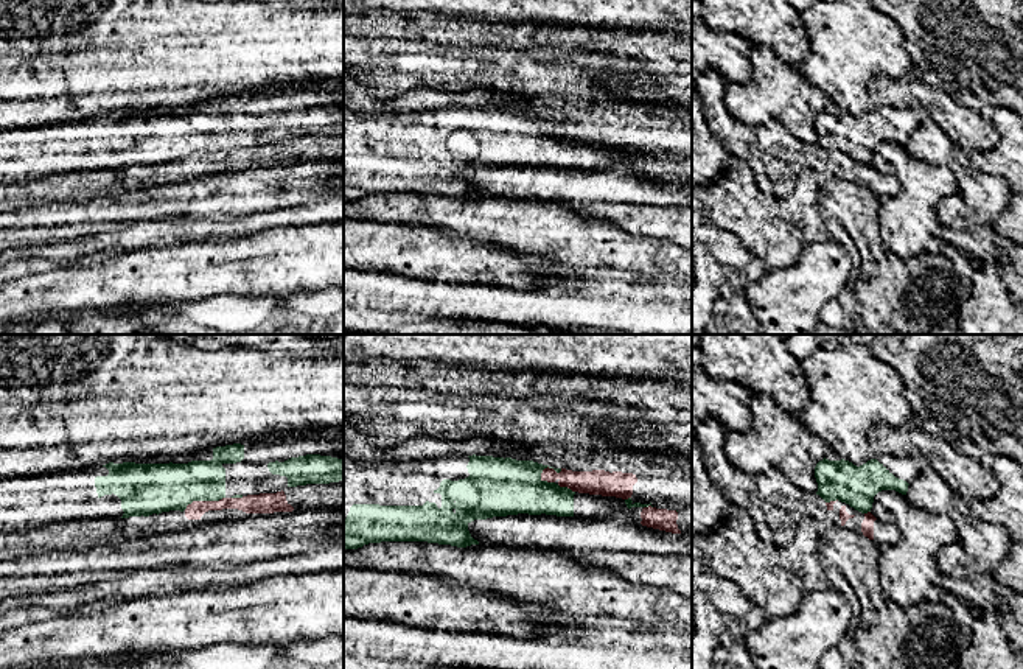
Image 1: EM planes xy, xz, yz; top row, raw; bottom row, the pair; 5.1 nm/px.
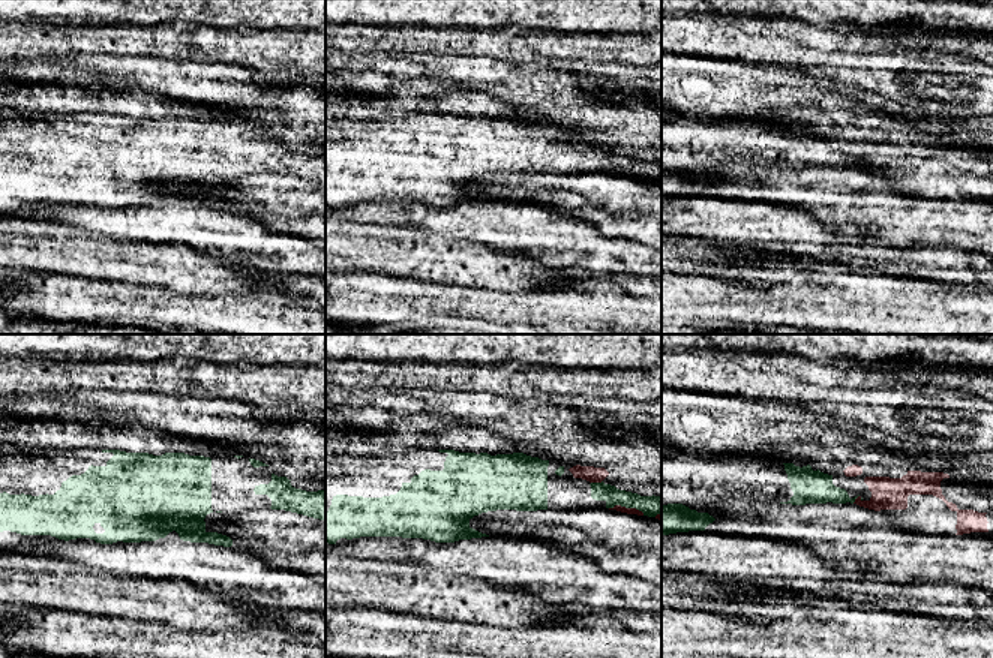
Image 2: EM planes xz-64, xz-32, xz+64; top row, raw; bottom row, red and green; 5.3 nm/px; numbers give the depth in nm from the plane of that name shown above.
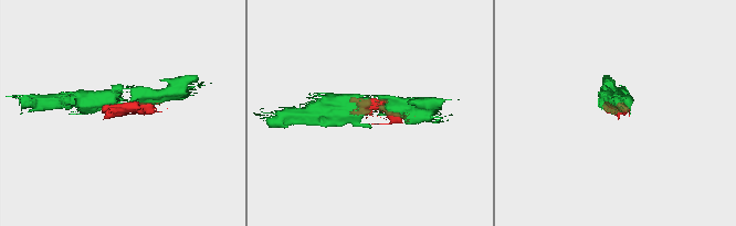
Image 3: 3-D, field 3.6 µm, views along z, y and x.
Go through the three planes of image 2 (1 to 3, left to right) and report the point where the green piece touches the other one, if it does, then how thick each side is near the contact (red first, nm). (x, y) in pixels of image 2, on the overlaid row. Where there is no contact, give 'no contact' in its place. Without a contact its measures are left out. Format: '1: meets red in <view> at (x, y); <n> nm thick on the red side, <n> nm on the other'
1: no contact
2: meets red in xz-32 at (627, 508); 30 nm thick on the red side, 110 nm on the other
3: meets red in xz+64 at (857, 498); 180 nm thick on the red side, 180 nm on the other

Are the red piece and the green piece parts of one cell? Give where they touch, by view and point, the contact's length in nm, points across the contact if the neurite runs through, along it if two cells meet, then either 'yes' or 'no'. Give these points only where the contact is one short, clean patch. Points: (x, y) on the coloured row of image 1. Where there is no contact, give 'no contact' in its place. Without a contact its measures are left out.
contact xz (548, 467); length 130 nm; no

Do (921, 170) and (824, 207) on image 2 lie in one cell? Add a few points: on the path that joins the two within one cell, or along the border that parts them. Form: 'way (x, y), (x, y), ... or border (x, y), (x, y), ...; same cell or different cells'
border (854, 167), (873, 173), (891, 189), (917, 198); different cells

